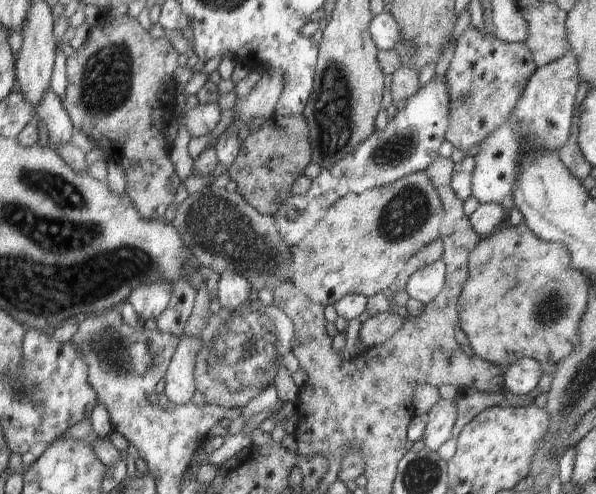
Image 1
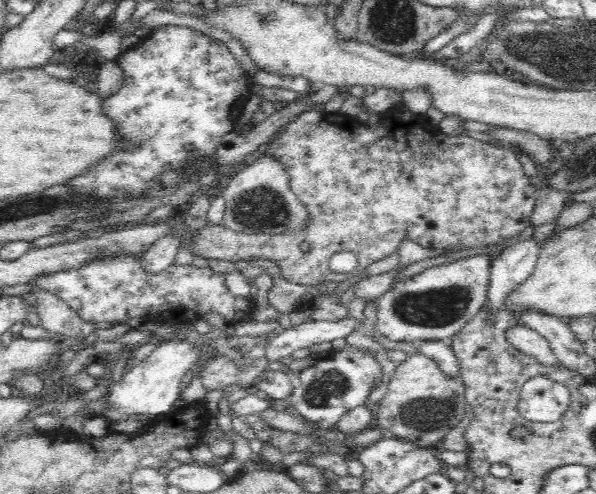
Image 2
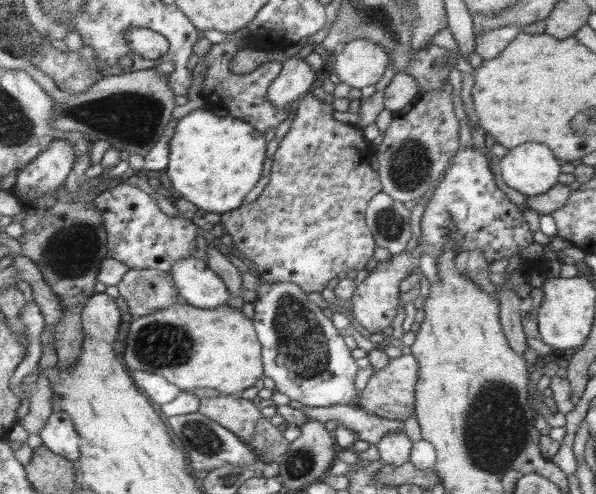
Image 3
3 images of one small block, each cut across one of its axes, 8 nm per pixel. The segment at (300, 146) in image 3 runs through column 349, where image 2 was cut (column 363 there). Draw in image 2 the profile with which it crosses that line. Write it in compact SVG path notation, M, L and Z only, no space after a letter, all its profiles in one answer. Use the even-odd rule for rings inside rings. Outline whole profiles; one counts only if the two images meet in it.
M404 102L393 109L387 110L381 115L381 120L375 127L362 124L355 118L348 114L342 113L302 113L299 114L292 122L289 122L284 128L280 128L278 134L274 136L270 142L268 142L257 155L272 155L276 159L280 159L280 162L284 163L284 169L286 173L290 175L290 189L298 195L298 199L303 202L311 213L312 220L306 224L306 228L298 230L298 232L282 232L282 234L246 234L239 233L234 230L228 229L226 225L219 223L216 225L204 225L199 228L193 237L190 237L190 229L186 228L179 234L182 243L188 242L191 252L200 256L200 258L212 258L212 260L229 260L230 262L238 262L238 260L272 260L275 262L287 281L294 284L301 284L302 286L316 286L320 282L344 282L345 284L352 282L355 275L360 274L363 270L366 270L372 262L378 262L390 254L398 253L398 248L401 244L404 244L404 238L408 238L416 244L420 244L424 248L430 248L432 250L444 250L444 254L447 252L454 252L457 250L468 250L469 248L494 248L496 244L500 244L502 240L506 238L512 238L519 235L530 224L530 217L532 217L535 202L539 197L536 194L536 188L530 182L530 178L524 172L524 166L520 162L518 153L516 154L512 149L504 149L503 147L496 147L494 144L485 143L468 137L462 136L448 136L442 132L439 125L434 125L431 120L426 117L426 114L412 112L408 109L408 106L404 105ZM347 250L356 255L358 259L357 267L351 273L337 273L330 270L328 266L328 260L336 254L336 252L342 252Z

